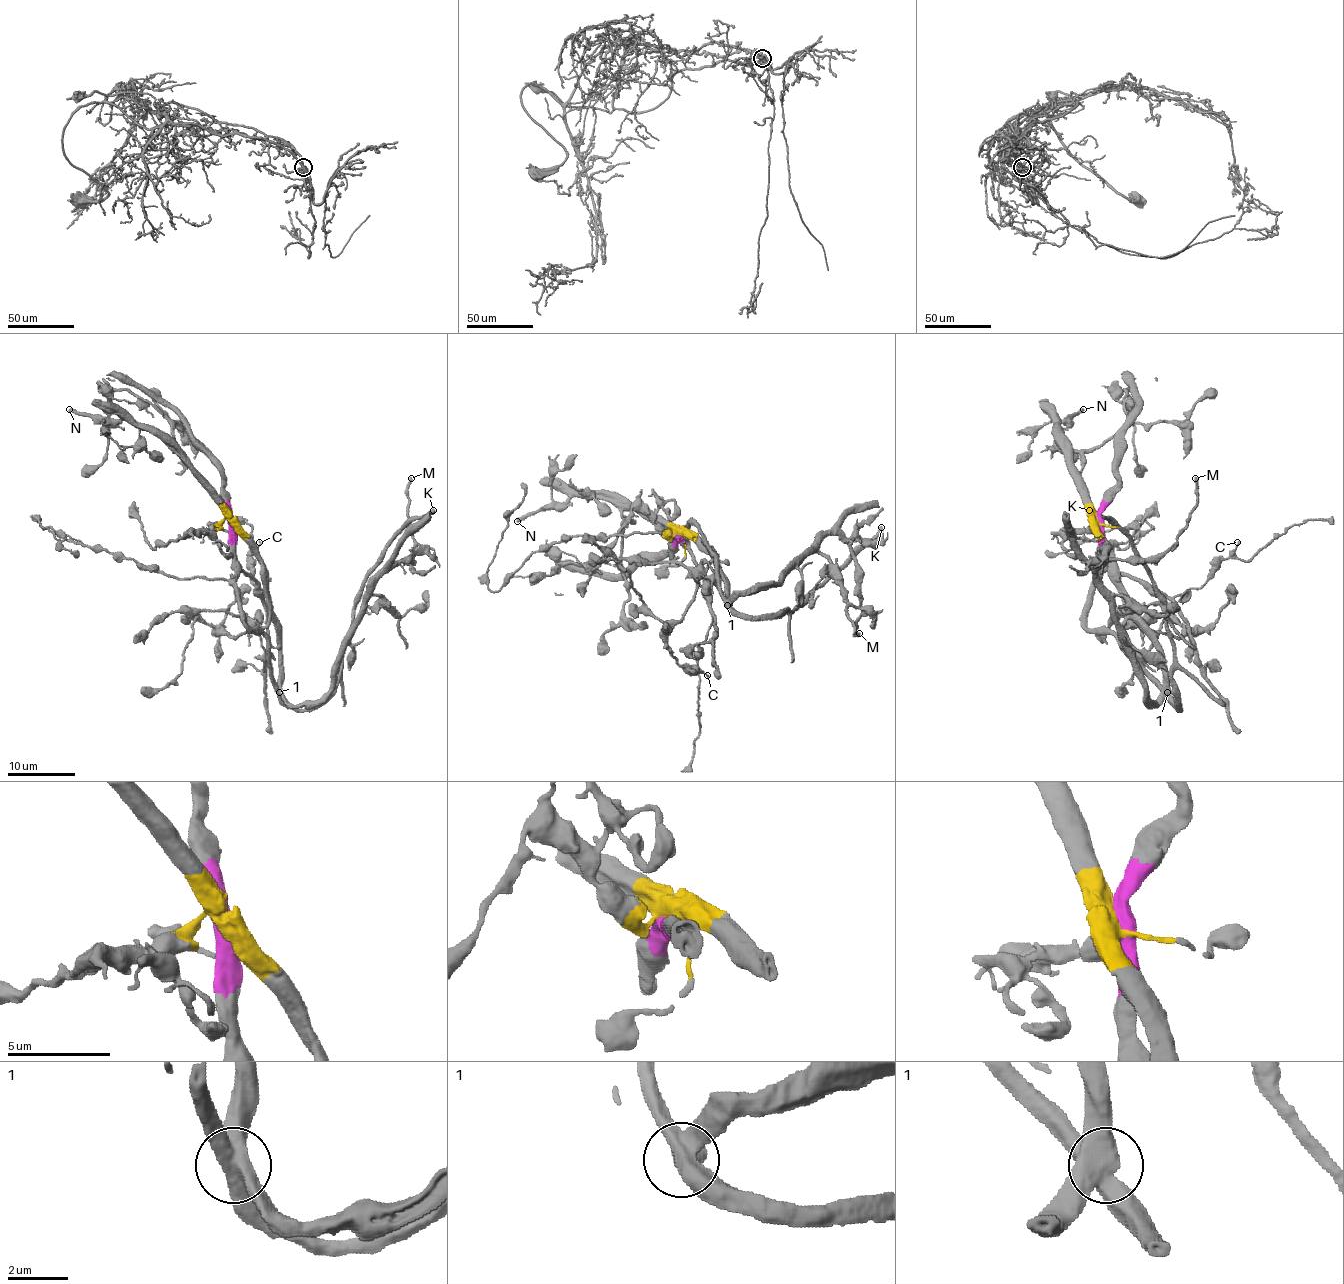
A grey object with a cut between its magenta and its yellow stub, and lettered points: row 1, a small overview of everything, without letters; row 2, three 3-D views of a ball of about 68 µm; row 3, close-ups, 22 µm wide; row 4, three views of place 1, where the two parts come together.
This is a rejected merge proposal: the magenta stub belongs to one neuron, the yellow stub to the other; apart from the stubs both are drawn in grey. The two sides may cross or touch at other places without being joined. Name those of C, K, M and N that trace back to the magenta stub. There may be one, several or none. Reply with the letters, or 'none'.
C, K

